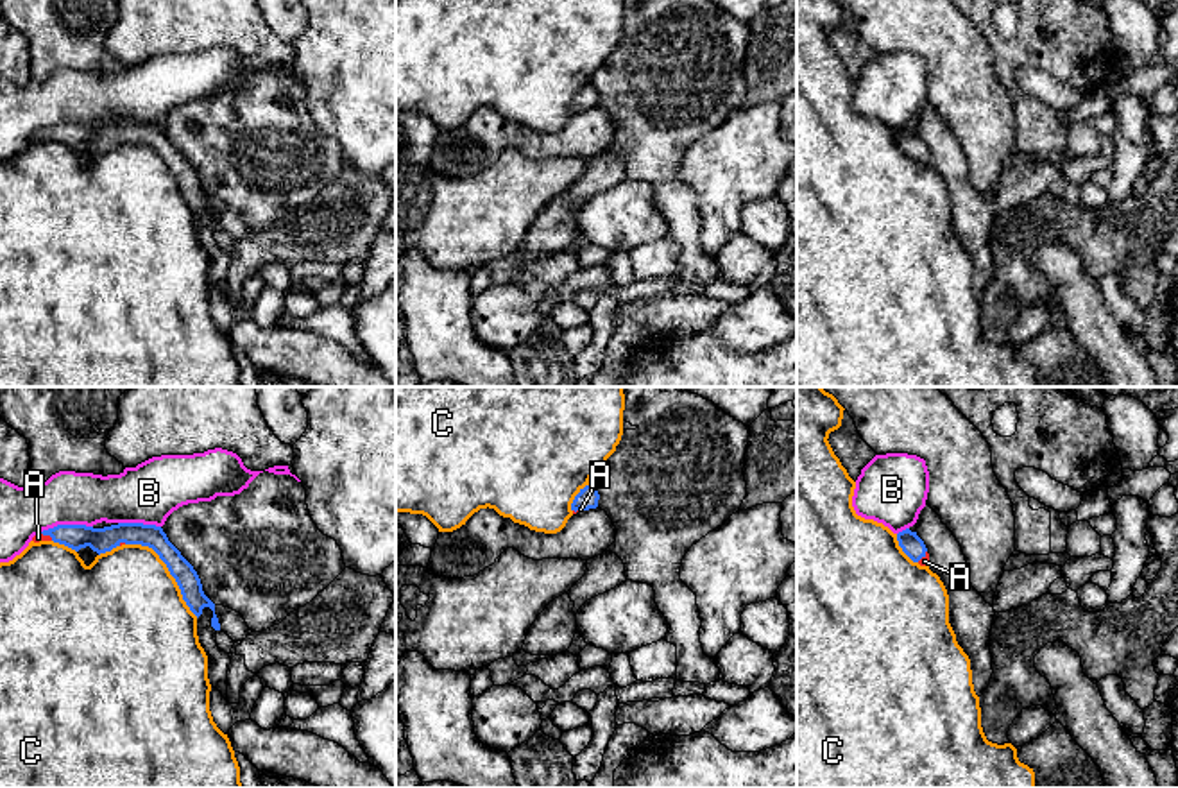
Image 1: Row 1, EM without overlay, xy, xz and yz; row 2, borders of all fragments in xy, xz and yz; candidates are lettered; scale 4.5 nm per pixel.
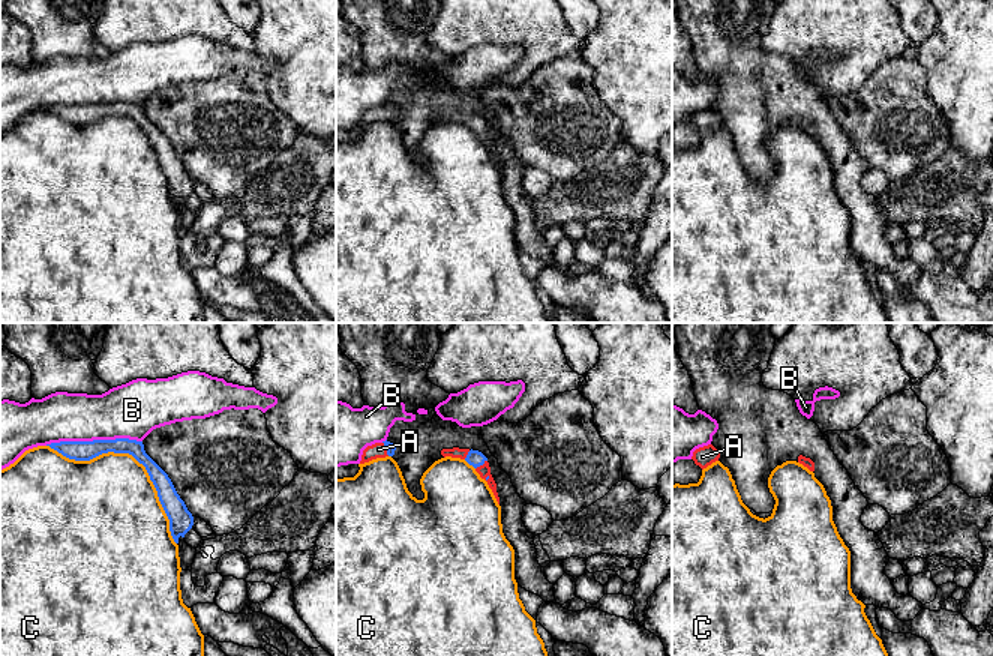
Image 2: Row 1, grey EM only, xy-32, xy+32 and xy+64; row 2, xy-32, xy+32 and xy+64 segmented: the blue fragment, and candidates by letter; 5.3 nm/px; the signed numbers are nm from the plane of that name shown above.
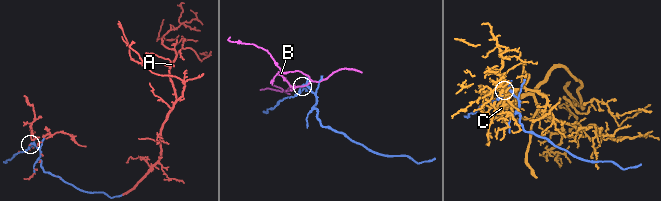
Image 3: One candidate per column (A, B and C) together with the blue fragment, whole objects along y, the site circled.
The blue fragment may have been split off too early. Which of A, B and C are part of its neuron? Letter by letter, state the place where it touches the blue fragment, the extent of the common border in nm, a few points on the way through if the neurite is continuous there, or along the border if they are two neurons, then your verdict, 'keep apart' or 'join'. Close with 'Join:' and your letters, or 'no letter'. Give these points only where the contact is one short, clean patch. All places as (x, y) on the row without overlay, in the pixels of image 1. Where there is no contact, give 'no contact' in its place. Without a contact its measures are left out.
A: meets blue in xy at (47, 133); contact 70 nm long; join
B: meets blue in xy at (65, 124); contact 240 nm long; keep apart
C: meets blue in xy at (169, 169); contact 460 nm long; keep apart
Join: A

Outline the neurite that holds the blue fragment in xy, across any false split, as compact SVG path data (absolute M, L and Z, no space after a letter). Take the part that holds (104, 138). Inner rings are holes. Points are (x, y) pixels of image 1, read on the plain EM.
M118 122L104 127L86 124L57 124L34 134L32 140L54 140L75 150L90 145L98 154L122 143L149 145L166 163L190 210L199 217L202 208L209 206L213 210L211 226L220 229L215 202L204 193L197 170L168 140L161 125L143 122Z

